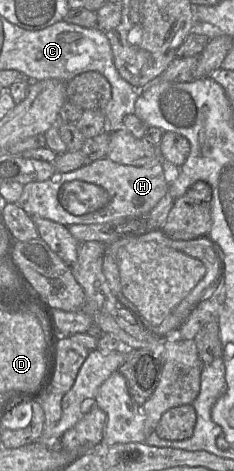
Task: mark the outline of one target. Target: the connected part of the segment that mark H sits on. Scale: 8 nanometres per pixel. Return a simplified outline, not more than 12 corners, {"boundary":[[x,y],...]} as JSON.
{"boundary":[[104,157],[25,184],[16,203],[67,227],[147,216],[162,160]]}

